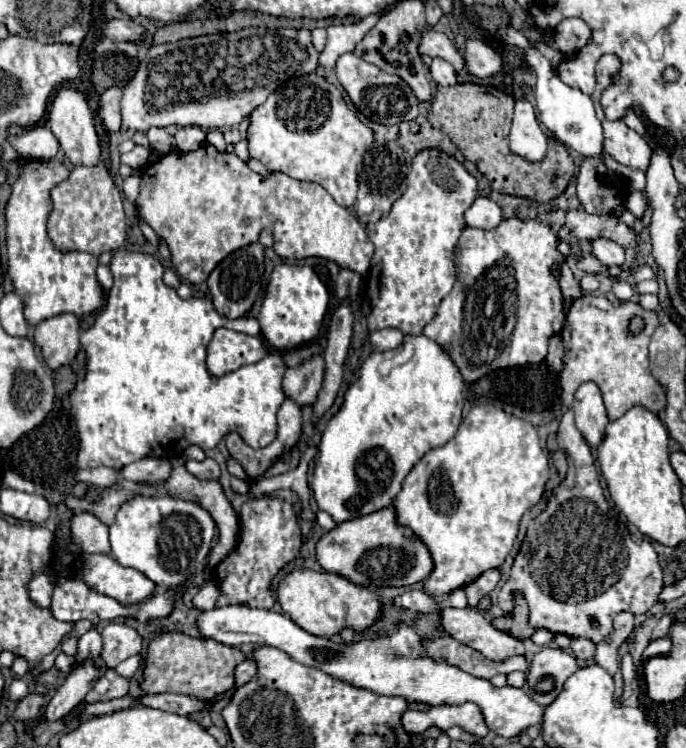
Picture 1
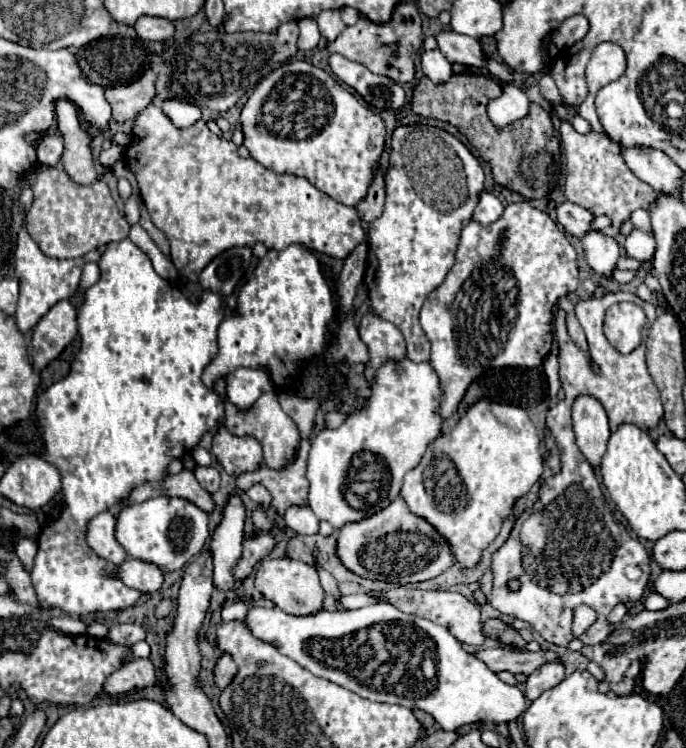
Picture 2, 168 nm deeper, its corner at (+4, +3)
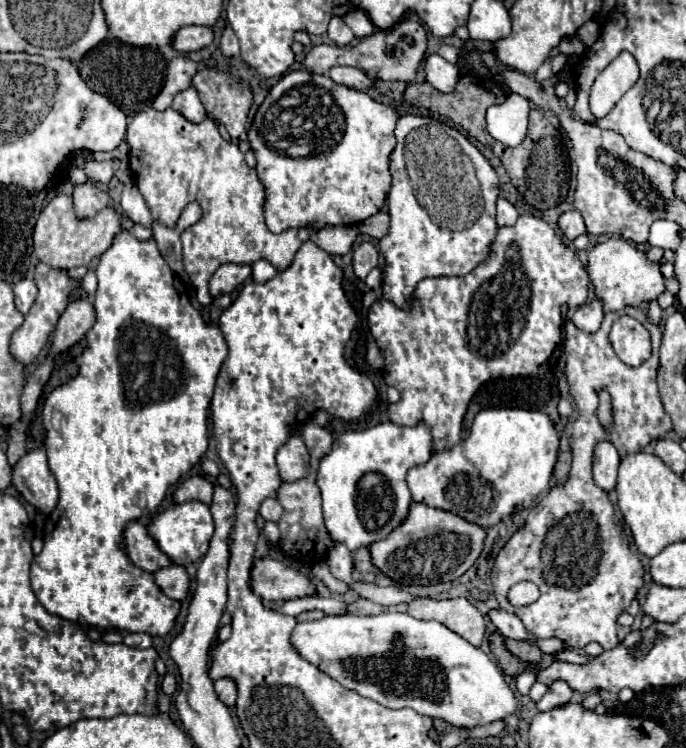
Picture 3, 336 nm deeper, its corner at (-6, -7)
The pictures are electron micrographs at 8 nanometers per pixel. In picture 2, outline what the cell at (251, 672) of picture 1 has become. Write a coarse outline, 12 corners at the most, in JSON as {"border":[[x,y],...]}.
{"border":[[222,654],[214,666],[214,682],[220,690],[238,672],[236,662]]}

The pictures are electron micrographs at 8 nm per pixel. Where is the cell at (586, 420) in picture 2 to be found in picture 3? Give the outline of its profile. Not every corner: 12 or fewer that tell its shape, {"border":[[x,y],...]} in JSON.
{"border":[[614,444],[594,448],[594,482],[610,492],[616,486],[618,456]]}

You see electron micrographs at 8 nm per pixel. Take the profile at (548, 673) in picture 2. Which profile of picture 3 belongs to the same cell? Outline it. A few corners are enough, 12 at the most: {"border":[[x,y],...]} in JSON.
{"border":[[564,680],[548,686],[538,702],[540,712],[570,702],[572,690]]}

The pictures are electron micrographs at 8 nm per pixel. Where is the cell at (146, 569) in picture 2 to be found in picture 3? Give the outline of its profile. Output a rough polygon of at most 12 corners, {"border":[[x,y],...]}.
{"border":[[178,564],[156,570],[156,586],[168,598],[182,600],[190,584]]}

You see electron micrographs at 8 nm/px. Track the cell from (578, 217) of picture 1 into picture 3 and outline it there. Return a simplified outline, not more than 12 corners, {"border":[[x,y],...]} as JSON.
{"border":[[578,210],[564,212],[558,220],[568,240],[586,234]]}

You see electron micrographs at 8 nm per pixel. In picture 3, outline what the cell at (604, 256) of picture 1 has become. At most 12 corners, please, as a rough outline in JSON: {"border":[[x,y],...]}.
{"border":[[622,238],[588,252],[604,312],[666,290],[660,264]]}

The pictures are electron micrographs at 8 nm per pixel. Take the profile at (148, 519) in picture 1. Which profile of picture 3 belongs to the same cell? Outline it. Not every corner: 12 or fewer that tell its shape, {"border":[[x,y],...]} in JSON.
{"border":[[202,502],[158,512],[148,534],[180,566],[198,562],[214,532]]}

